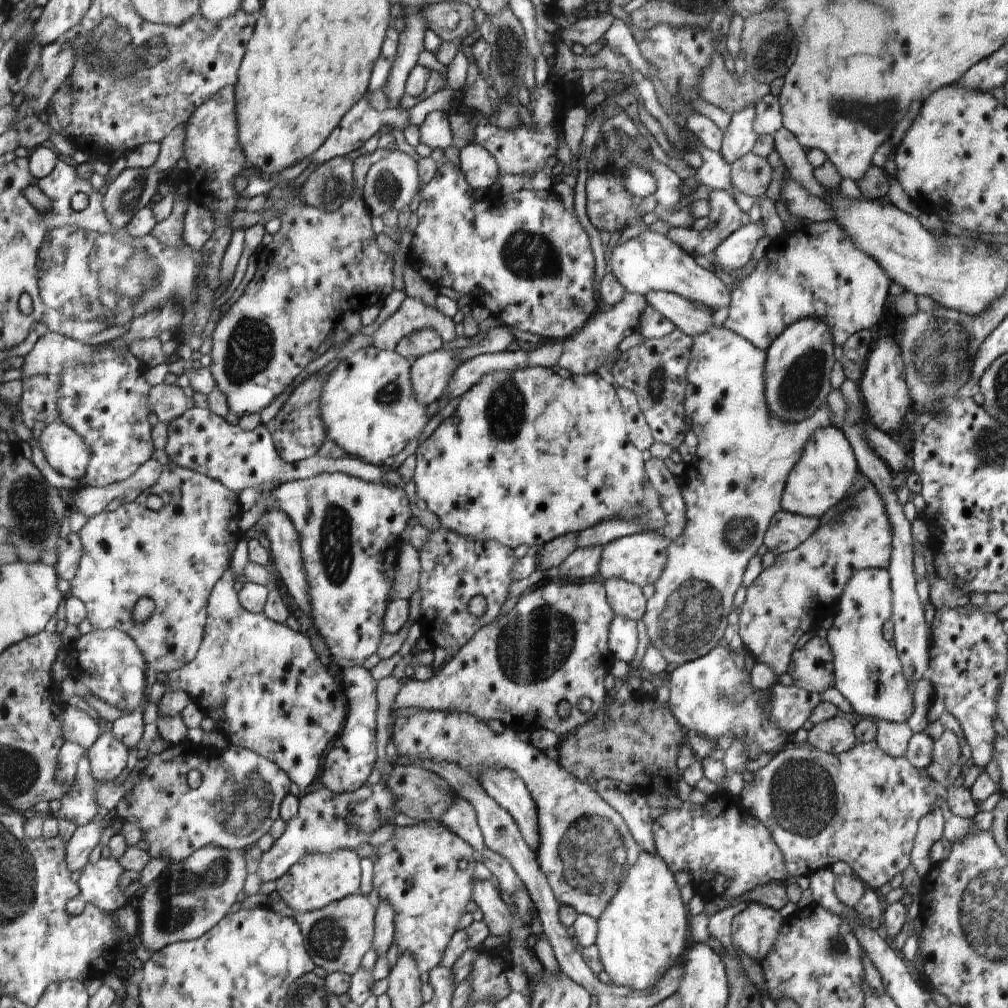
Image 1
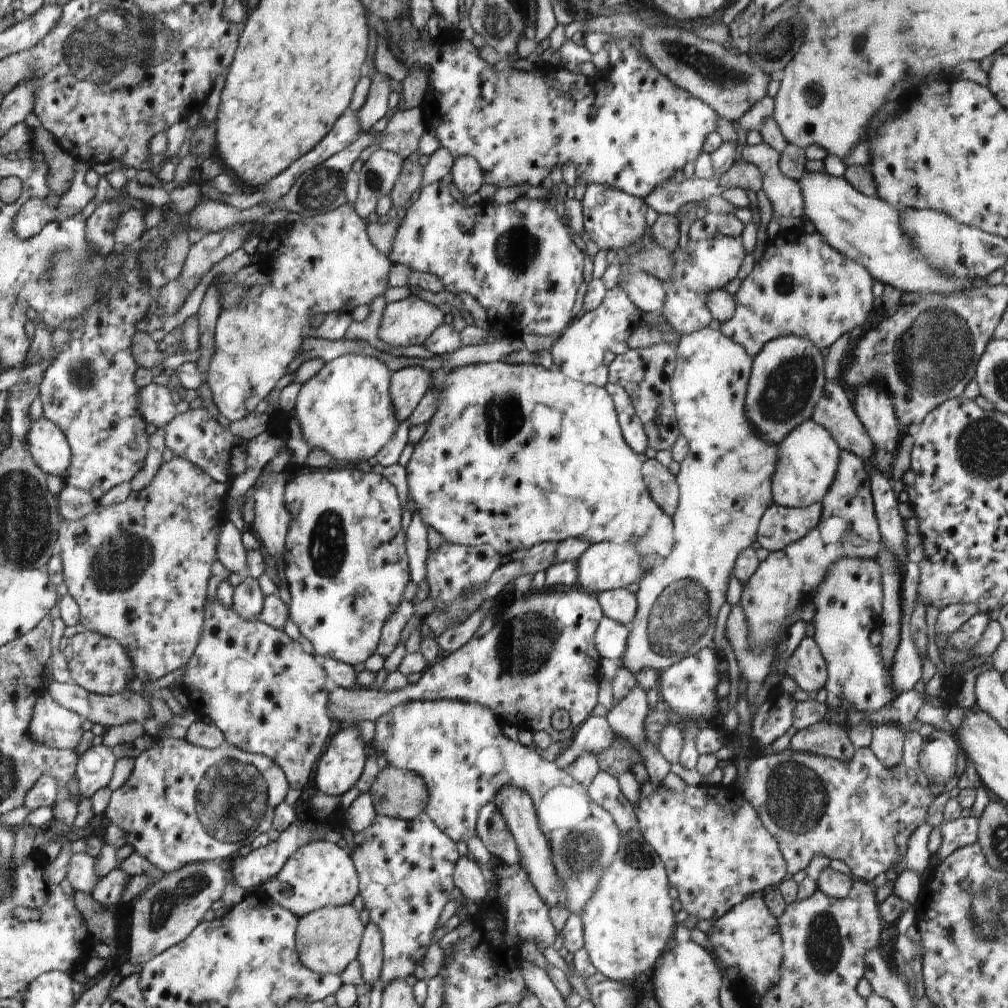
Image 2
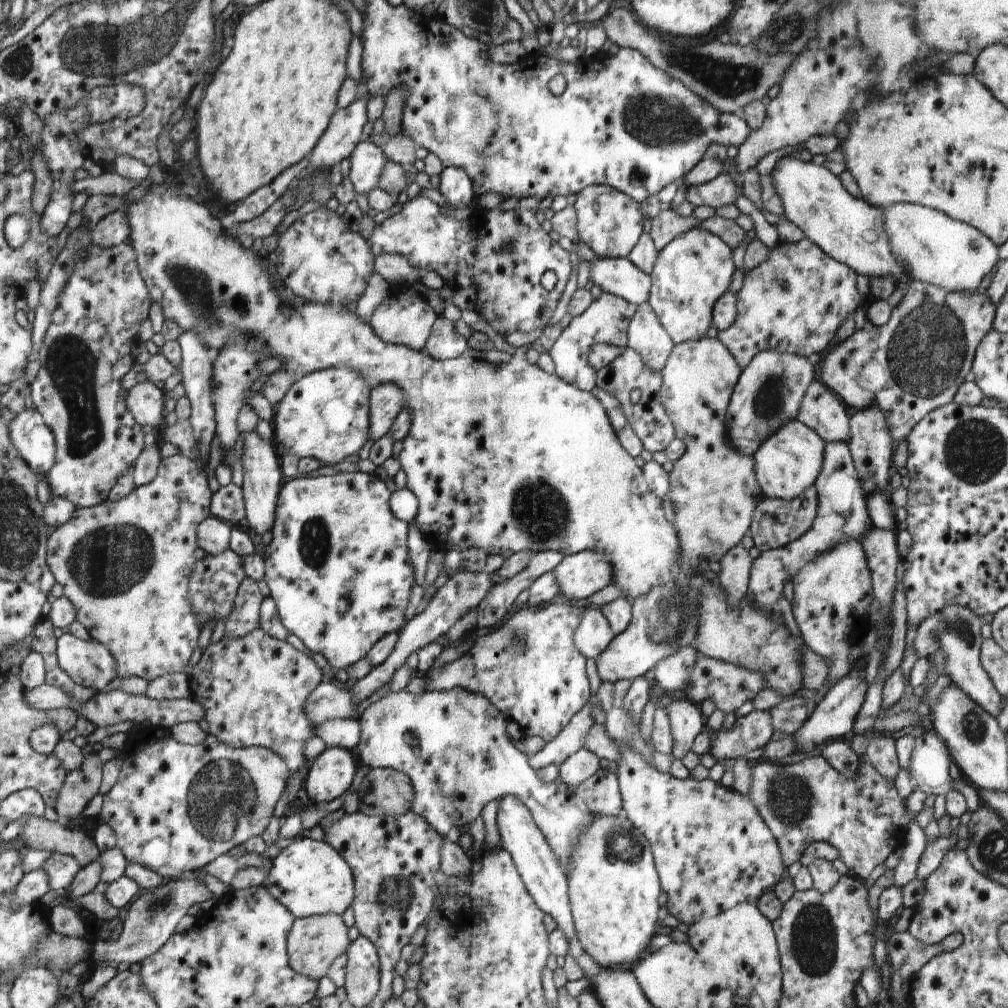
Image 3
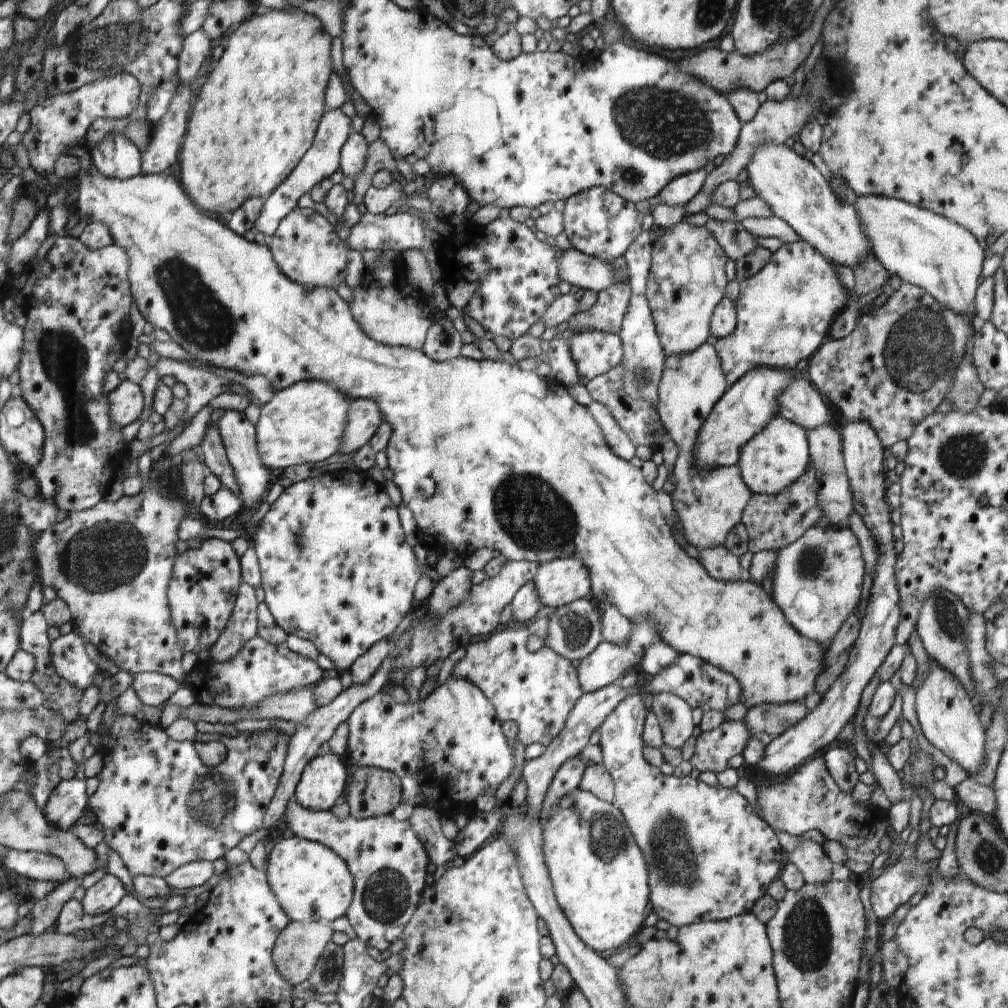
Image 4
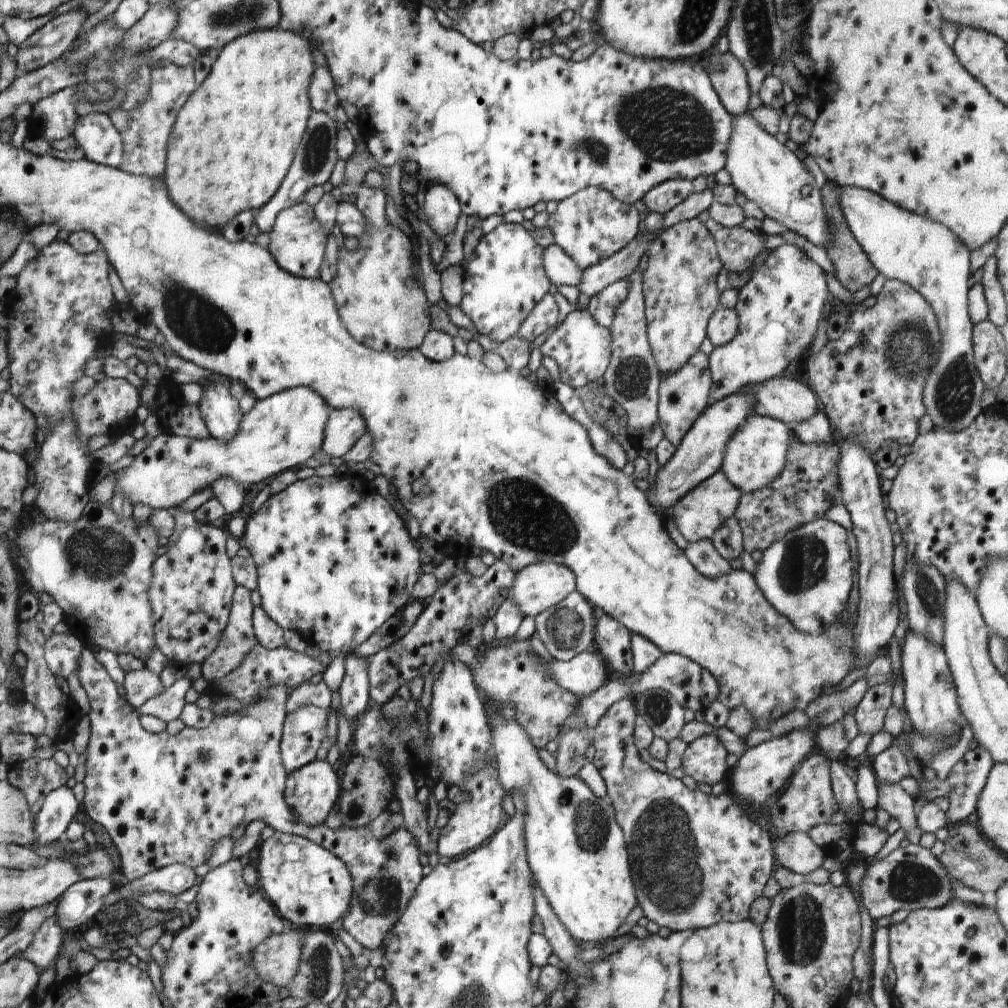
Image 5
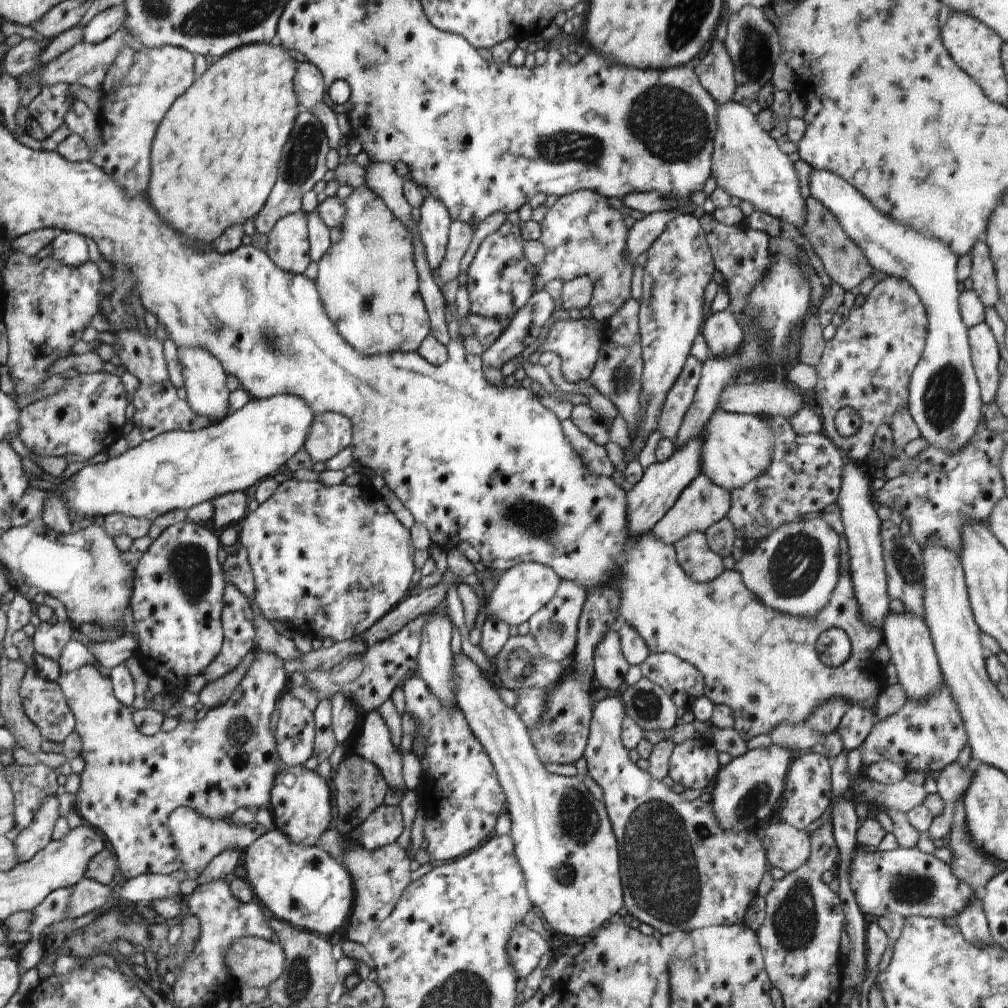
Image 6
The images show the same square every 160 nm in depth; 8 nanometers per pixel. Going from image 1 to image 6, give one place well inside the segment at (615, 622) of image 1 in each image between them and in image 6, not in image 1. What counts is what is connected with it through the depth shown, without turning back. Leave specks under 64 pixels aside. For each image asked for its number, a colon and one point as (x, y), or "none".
2: (611, 637)
3: (594, 635)
4: (576, 632)
5: (567, 629)
6: (554, 627)

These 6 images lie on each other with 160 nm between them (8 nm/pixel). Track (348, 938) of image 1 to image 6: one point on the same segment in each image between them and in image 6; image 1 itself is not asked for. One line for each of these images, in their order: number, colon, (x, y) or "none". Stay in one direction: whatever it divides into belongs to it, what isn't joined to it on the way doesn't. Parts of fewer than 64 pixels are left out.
2: (330, 938)
3: (318, 939)
4: (300, 947)
5: (278, 959)
6: (256, 961)

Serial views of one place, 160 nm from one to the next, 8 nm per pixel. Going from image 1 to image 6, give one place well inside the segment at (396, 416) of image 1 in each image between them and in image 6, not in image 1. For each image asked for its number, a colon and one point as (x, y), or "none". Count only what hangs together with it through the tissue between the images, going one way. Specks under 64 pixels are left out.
2: (346, 409)
3: (326, 415)
4: (304, 424)
5: (278, 432)
6: (177, 470)

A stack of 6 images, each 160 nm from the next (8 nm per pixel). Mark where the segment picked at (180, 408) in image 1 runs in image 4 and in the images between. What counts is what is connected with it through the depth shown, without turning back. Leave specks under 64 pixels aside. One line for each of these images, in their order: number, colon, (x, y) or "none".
2: (158, 402)
3: (145, 400)
4: (127, 401)

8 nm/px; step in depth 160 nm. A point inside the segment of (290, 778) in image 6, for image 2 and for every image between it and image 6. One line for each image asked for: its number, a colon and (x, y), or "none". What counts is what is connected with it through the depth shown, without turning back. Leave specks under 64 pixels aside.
2: (339, 769)
3: (330, 774)
4: (322, 782)
5: (312, 790)

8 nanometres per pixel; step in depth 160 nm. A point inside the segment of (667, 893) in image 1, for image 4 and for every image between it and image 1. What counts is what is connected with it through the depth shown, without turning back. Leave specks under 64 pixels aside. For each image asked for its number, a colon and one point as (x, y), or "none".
2: (628, 921)
3: (614, 885)
4: (601, 879)

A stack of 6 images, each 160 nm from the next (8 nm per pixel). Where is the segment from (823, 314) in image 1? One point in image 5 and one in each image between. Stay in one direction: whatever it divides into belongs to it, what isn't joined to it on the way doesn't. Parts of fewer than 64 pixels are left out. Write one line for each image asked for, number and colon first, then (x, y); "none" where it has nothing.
2: (803, 287)
3: (794, 302)
4: (784, 312)
5: (779, 308)

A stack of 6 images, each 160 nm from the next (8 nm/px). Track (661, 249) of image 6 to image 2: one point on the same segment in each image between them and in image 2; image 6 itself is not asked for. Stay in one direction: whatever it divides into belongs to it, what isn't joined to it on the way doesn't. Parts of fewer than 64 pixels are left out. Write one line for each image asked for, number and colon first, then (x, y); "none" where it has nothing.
2: (700, 266)
3: (691, 273)
4: (686, 282)
5: (679, 284)

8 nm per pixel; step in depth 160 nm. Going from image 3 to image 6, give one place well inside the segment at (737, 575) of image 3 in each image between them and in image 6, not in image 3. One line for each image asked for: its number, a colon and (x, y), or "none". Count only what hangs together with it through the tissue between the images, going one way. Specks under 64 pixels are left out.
4: (720, 564)
5: (702, 554)
6: (699, 562)

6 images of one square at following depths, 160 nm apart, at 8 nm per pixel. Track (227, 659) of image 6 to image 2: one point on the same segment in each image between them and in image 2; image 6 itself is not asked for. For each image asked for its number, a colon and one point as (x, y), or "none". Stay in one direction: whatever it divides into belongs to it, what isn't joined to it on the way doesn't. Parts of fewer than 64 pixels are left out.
2: (249, 599)
3: (245, 617)
4: (243, 625)
5: (239, 637)

